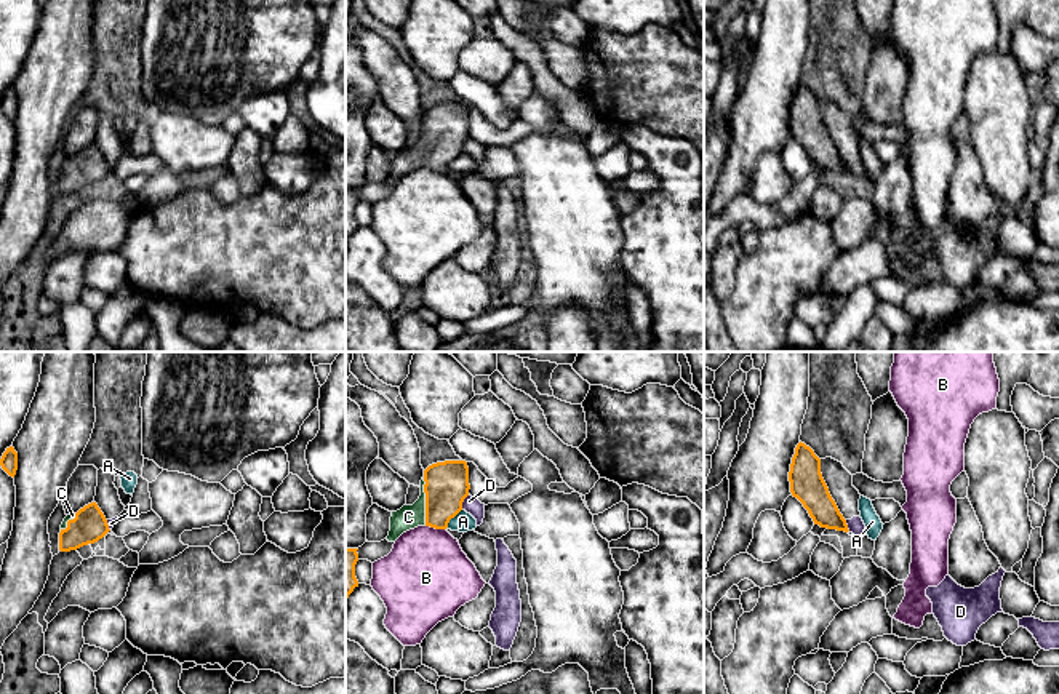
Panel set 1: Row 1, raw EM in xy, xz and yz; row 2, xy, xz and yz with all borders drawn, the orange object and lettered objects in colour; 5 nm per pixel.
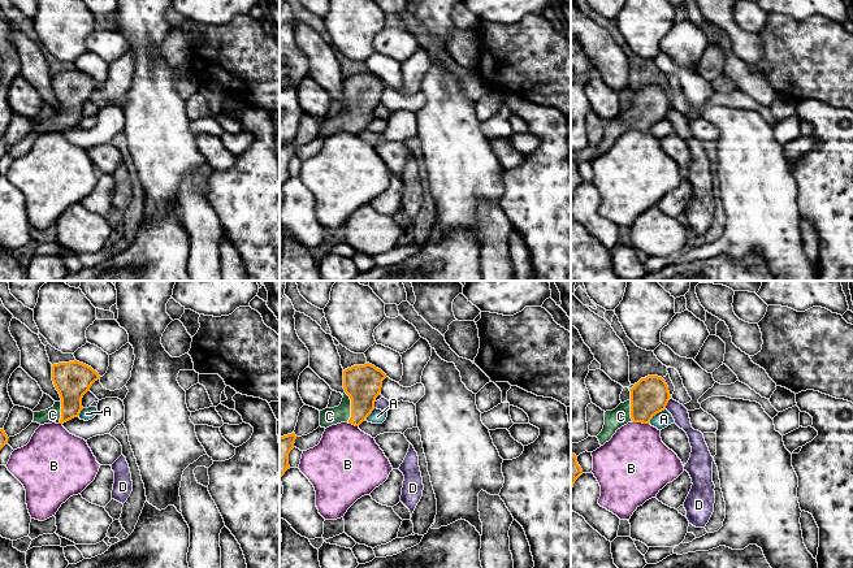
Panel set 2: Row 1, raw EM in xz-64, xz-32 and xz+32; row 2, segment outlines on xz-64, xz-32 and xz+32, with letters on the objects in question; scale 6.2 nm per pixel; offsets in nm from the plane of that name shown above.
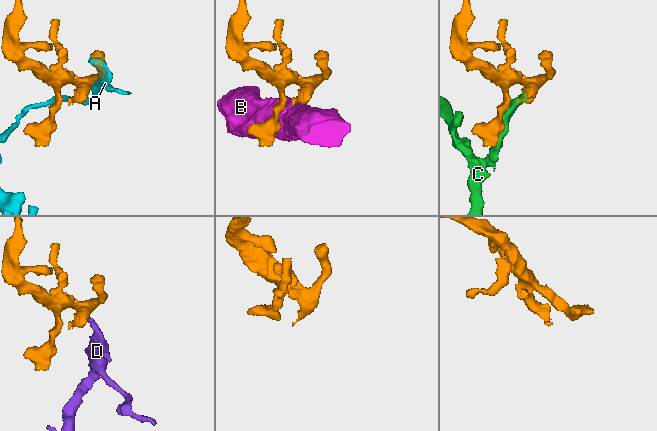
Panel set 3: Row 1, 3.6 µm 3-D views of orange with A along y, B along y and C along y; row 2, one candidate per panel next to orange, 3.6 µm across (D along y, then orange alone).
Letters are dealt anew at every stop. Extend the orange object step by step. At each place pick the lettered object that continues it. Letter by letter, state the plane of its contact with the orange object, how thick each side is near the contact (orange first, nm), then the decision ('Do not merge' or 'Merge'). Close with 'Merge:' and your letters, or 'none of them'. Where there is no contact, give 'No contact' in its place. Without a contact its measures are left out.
A: Touches orange in xz. Thickness 220 nm (orange) against 100 nm. Do not merge
B: Touches orange in xz. Thickness 220 nm (orange) against 440 nm. Do not merge
C: Touches orange in xz. Thickness 220 nm (orange) against 120 nm. Merge
D: Touches orange in xz. Thickness 220 nm (orange) against 90 nm. Do not merge
Merge: C

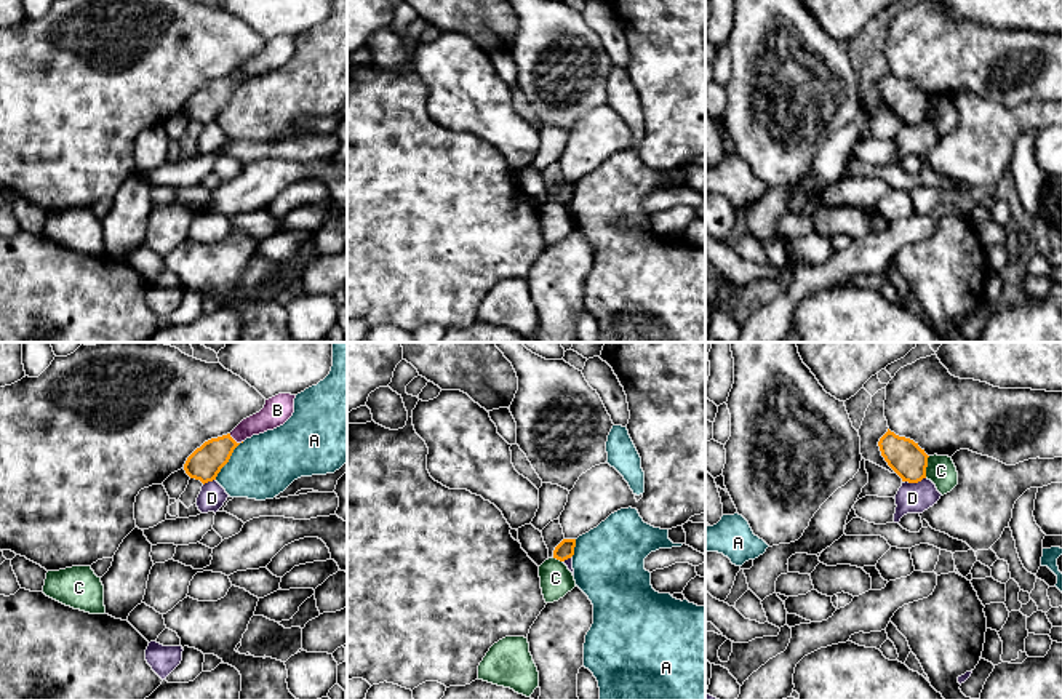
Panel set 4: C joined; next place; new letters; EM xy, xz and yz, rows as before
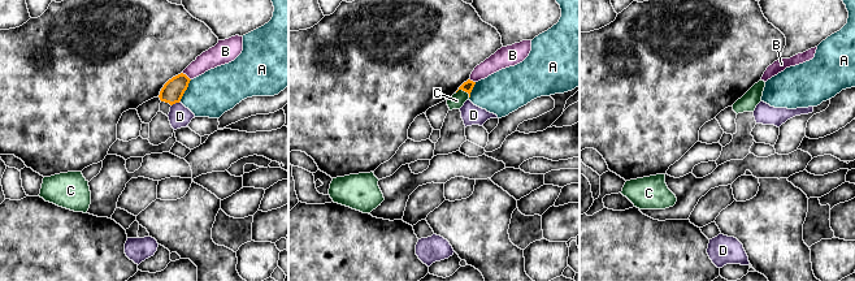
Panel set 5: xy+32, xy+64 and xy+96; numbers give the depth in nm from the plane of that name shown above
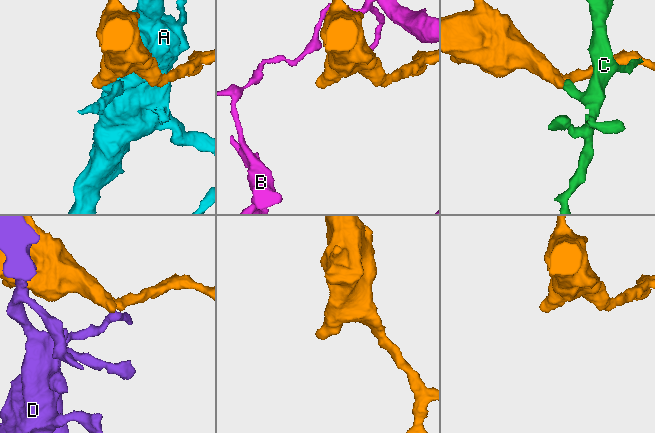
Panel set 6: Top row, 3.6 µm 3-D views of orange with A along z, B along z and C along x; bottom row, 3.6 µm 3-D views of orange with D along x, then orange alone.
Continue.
A: Touches orange in xy. Thickness 170 nm (orange) against 320 nm. Do not merge
B: Touches orange in xy. Thickness 170 nm (orange) against 140 nm. Do not merge
C: Touches orange in yz. Thickness 180 nm (orange) against 150 nm. Do not merge
D: Touches orange in yz. Thickness 180 nm (orange) against 160 nm. Do not merge
Merge: none of them

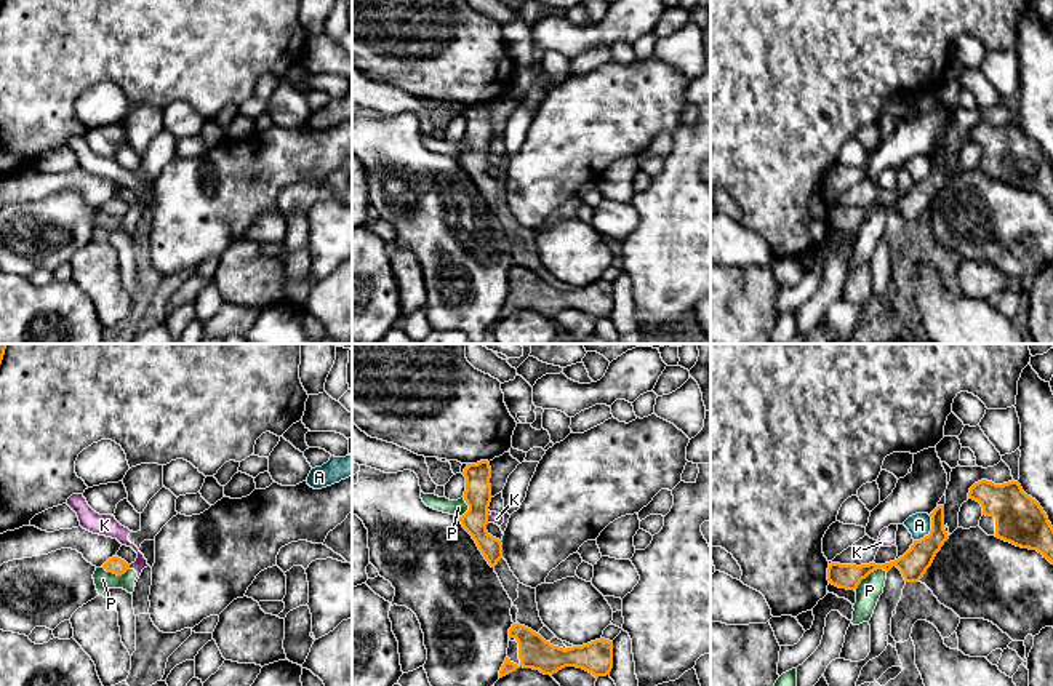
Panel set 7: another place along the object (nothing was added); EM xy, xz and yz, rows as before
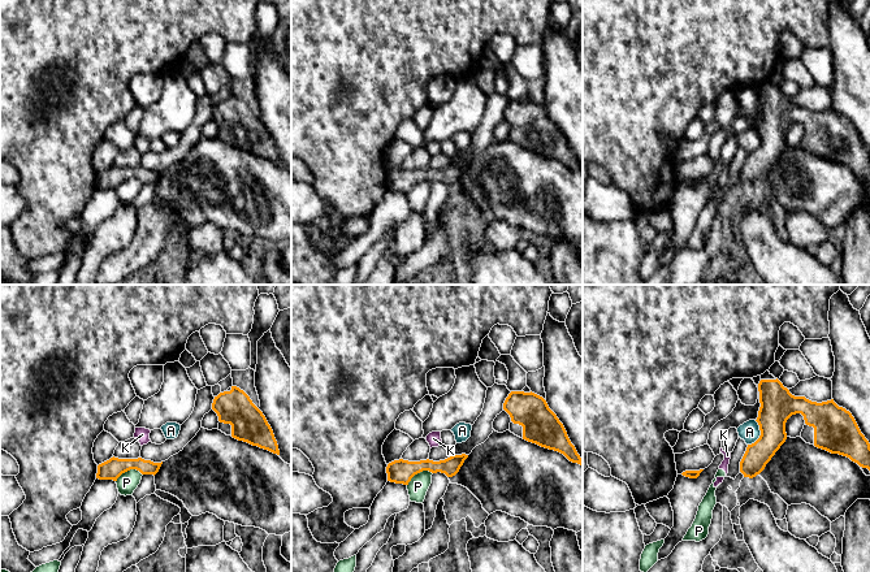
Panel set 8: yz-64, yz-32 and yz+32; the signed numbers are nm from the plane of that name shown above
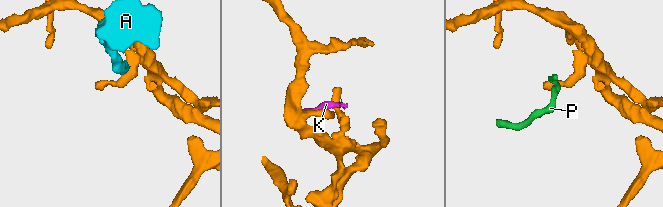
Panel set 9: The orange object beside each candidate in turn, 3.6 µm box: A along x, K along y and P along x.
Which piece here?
A: Touches orange in yz. Thickness 140 nm (orange) against 120 nm. Do not merge
K: Touches orange in xz. Thickness 140 nm (orange) against 60 nm. Do not merge
P: Touches orange in yz. Thickness 140 nm (orange) against 120 nm. Do not merge
Merge: none of them

